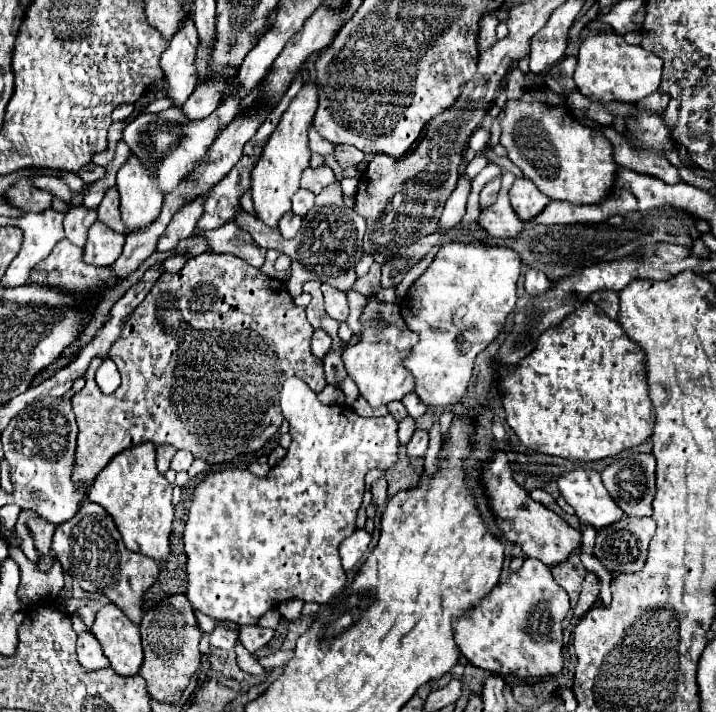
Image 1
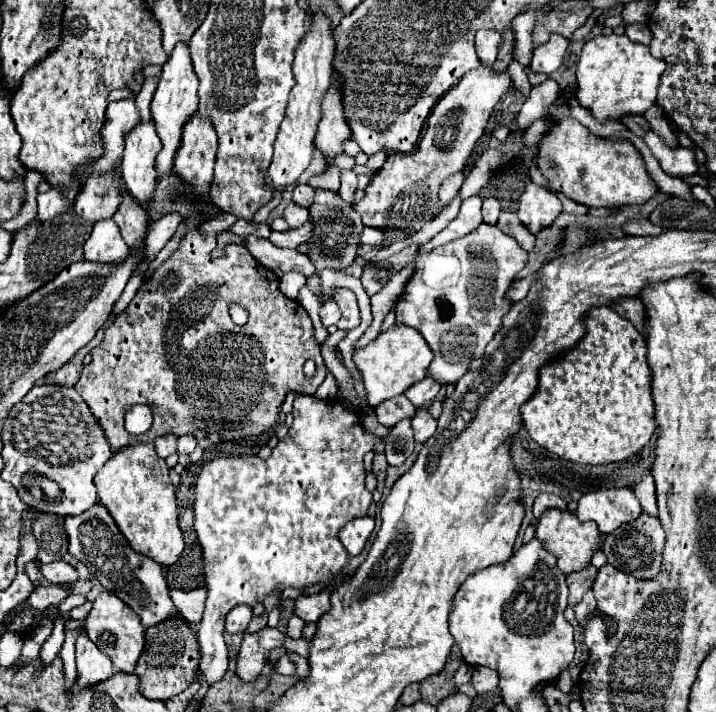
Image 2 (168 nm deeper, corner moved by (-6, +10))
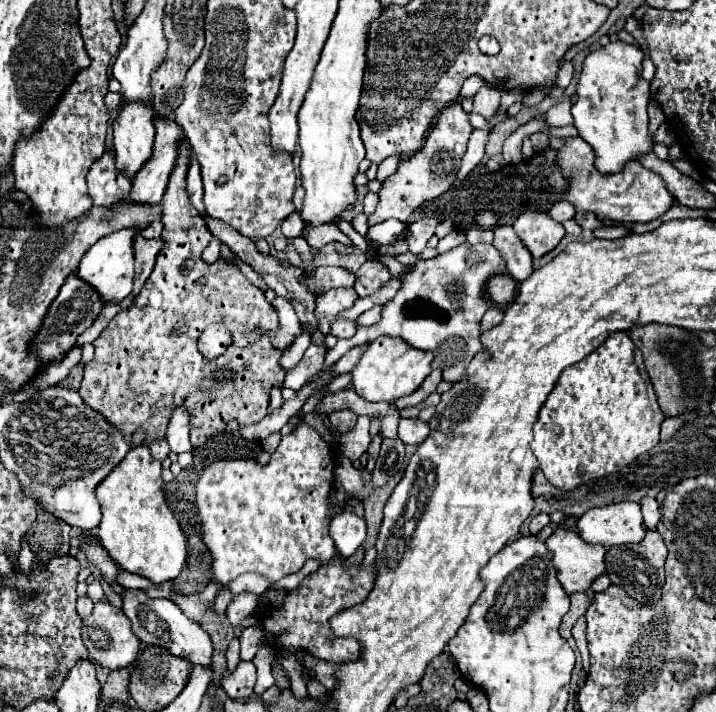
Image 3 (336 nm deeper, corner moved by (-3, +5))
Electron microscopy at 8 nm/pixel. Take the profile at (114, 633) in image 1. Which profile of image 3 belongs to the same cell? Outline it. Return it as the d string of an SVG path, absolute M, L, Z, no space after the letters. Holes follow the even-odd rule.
M107 601L95 603L93 611L89 617L83 619L83 627L81 627L81 637L85 647L89 649L89 657L91 661L95 661L97 665L115 671L115 669L123 669L127 665L131 665L137 659L139 653L139 639L137 635L131 631L131 621L127 619L127 615L113 607Z

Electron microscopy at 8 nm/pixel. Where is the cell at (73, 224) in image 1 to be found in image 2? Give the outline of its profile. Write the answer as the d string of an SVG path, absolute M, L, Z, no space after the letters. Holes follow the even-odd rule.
M96 174L86 180L82 190L76 196L74 212L86 222L98 222L104 218L112 218L120 204L120 192L124 184L108 174Z

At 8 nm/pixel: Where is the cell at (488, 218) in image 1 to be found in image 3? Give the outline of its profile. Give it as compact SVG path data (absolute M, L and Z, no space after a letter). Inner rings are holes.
M507 225L495 227L493 233L495 233L493 247L497 247L499 253L503 253L507 273L515 281L525 281L533 273L533 257L531 257L531 253L525 249L525 245L513 233L511 227L507 227Z

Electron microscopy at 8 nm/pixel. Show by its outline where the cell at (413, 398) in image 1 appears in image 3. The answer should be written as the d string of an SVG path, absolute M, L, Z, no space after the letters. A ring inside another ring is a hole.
M433 369L431 375L423 381L423 385L421 385L415 393L411 393L411 395L407 395L407 397L399 397L399 401L393 401L391 405L395 405L397 409L417 405L417 403L421 403L425 397L429 397L439 383L441 383L441 369Z

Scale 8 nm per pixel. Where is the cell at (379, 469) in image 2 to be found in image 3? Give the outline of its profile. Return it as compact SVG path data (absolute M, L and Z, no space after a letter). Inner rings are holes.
M381 433L379 435L375 435L373 437L373 441L371 441L371 445L369 445L369 449L367 449L367 455L369 455L369 463L367 463L367 471L371 473L373 471L373 465L375 465L375 459L377 459L377 455L379 455L379 447L381 447L381 441L383 441L383 437L381 437Z

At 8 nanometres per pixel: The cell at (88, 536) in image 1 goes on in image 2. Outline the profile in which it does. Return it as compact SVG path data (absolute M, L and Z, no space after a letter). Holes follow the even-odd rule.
M100 502L80 516L66 516L64 530L68 532L68 542L70 542L68 552L76 560L86 564L94 580L98 580L106 590L114 592L122 602L126 602L142 618L144 628L150 628L166 620L168 616L174 616L174 612L178 612L170 600L162 566L156 564L156 560L132 550L124 534L118 530L116 522L112 520L110 512Z

